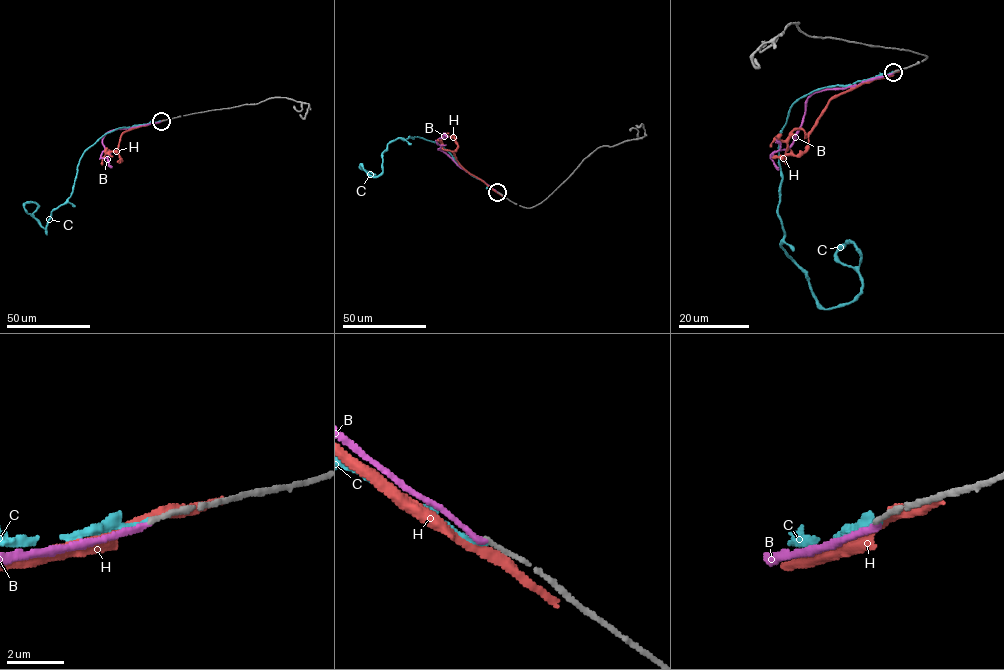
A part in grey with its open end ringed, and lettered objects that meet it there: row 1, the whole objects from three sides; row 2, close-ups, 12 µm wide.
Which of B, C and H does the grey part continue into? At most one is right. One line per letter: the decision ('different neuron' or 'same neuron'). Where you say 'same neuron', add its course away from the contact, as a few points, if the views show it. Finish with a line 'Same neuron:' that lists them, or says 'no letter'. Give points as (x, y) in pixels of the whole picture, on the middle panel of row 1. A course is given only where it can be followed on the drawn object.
B: different neuron
C: different neuron
H: different neuron
Same neuron: no letter

